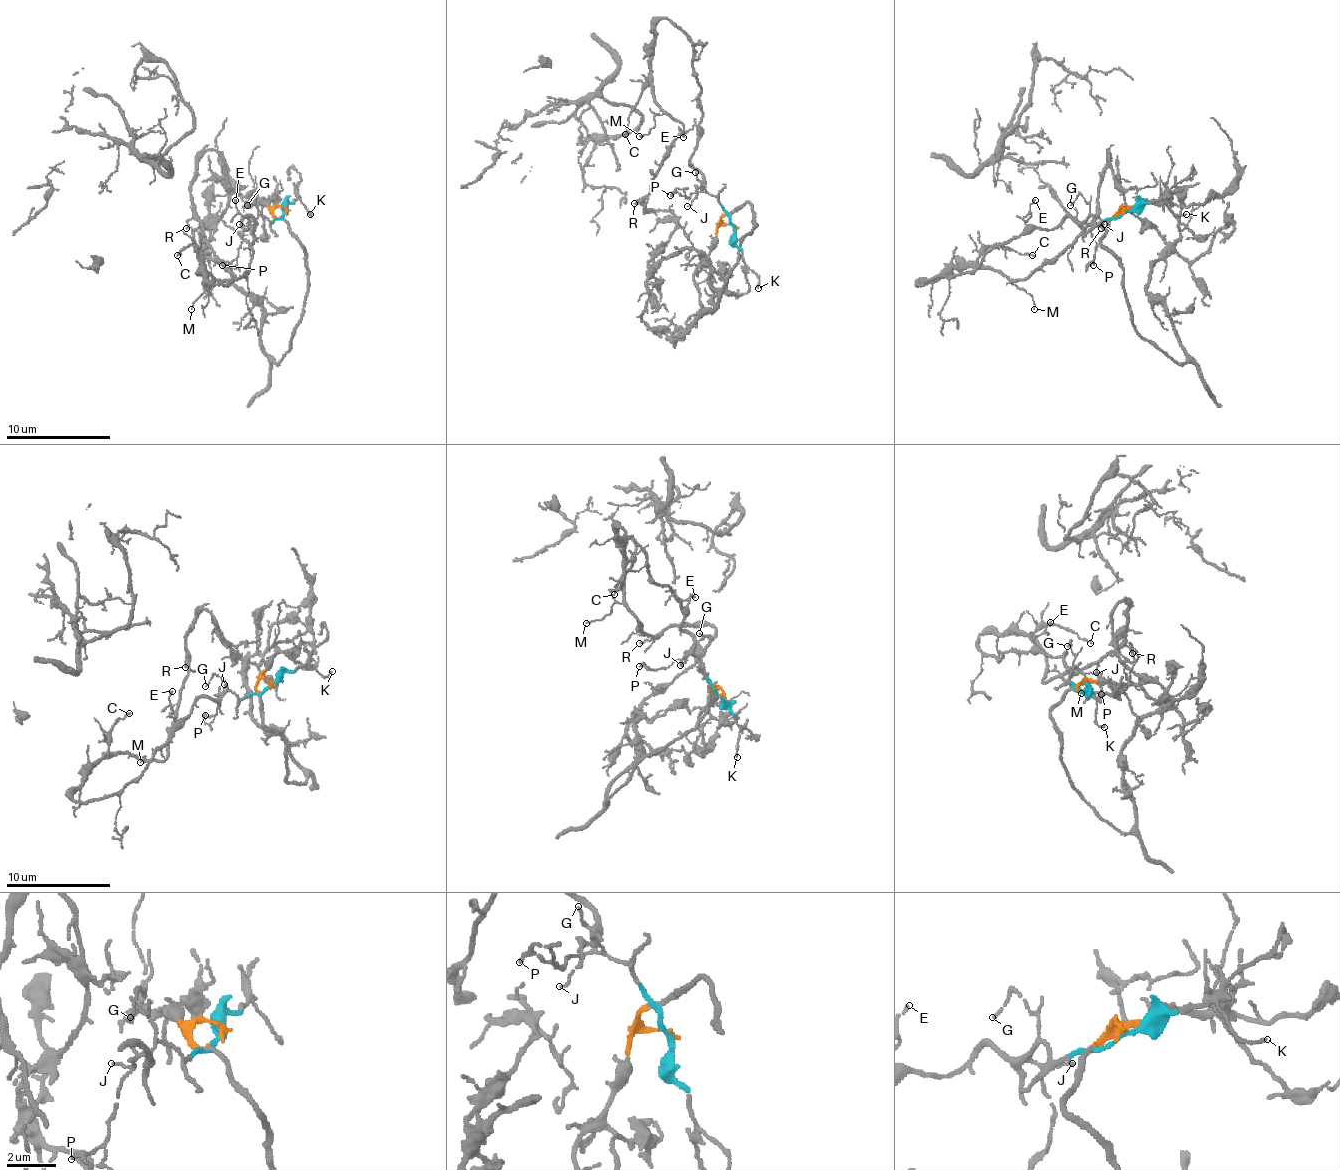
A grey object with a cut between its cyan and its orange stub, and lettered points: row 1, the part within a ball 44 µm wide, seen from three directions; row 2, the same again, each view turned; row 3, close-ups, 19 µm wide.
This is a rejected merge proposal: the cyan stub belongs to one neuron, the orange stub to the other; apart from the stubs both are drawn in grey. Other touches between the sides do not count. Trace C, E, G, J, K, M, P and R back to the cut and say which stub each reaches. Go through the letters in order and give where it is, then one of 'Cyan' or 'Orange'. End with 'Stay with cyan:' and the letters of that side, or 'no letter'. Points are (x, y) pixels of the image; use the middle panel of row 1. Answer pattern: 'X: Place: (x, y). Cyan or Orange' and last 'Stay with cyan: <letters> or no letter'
C: Place: (625, 134). Cyan
E: Place: (683, 137). Cyan
G: Place: (695, 172). Cyan
J: Place: (687, 206). Cyan
K: Place: (758, 288). Cyan
M: Place: (639, 136). Cyan
P: Place: (670, 195). Cyan
R: Place: (634, 203). Cyan
Stay with cyan: C, E, G, J, K, M, P, R

